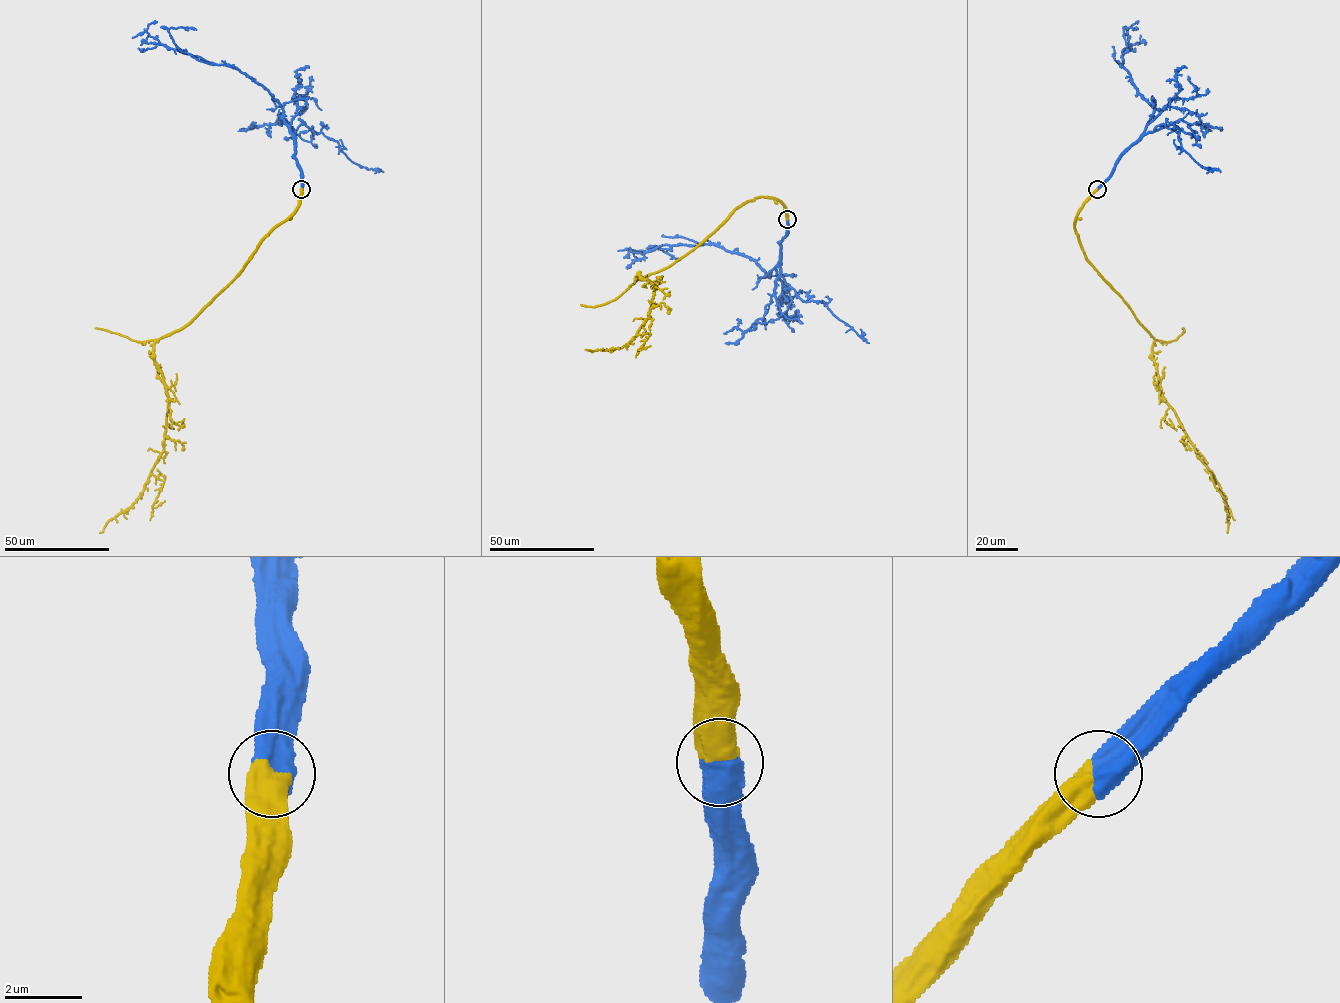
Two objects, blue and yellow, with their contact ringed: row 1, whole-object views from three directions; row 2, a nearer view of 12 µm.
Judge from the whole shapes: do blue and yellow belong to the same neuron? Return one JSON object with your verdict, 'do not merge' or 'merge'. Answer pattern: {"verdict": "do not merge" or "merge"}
{"verdict": "merge"}

